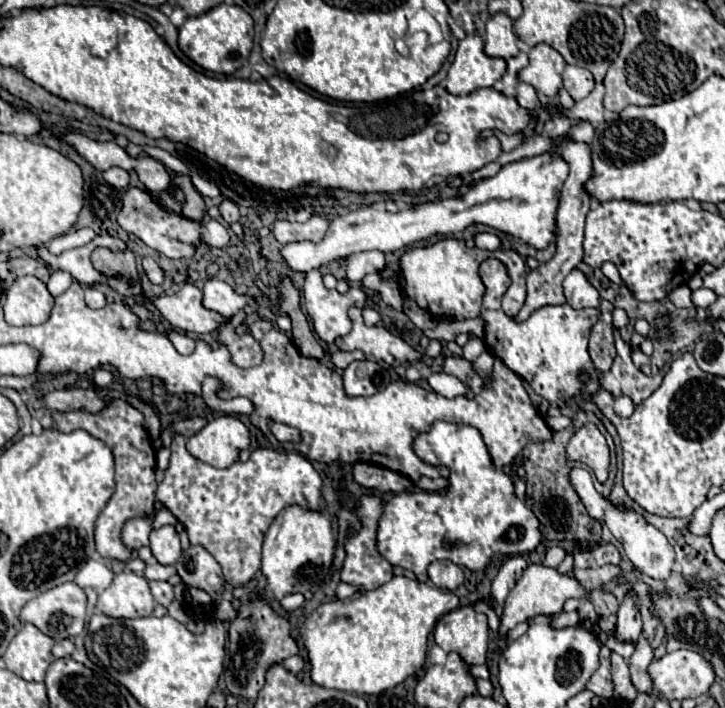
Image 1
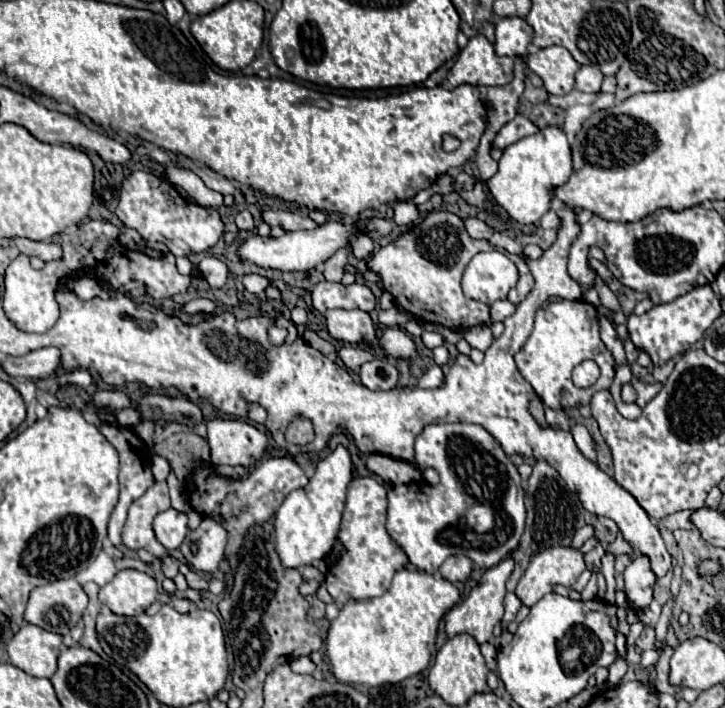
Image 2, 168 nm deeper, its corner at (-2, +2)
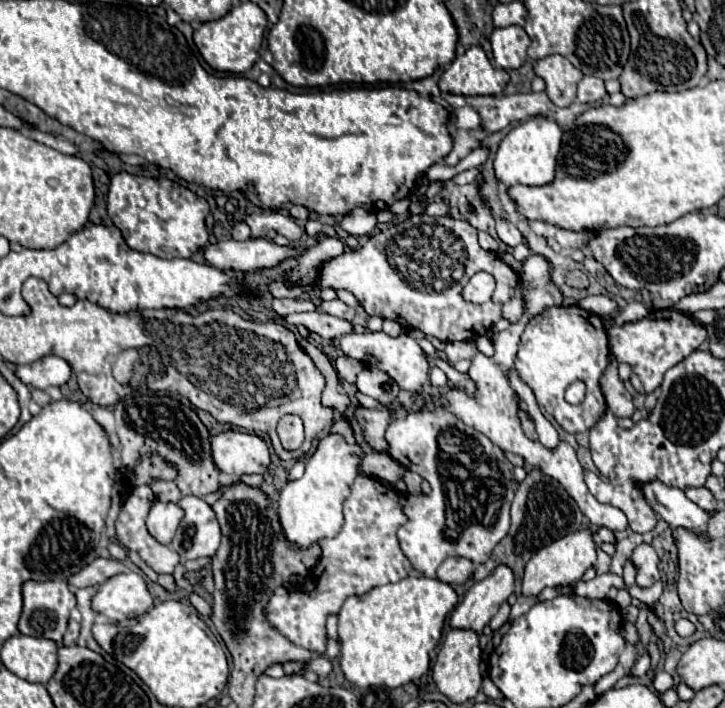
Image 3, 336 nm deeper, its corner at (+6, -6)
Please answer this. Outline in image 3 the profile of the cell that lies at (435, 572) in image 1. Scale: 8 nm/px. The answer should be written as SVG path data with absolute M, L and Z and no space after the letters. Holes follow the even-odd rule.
M449 557L437 569L437 579L443 583L465 583L473 573L473 563L463 557Z

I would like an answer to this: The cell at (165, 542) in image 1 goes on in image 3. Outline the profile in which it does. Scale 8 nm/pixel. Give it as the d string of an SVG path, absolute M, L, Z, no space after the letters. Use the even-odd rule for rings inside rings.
M155 501L147 517L147 529L155 541L159 541L161 545L169 545L173 541L173 533L177 531L181 517L183 511L175 503Z

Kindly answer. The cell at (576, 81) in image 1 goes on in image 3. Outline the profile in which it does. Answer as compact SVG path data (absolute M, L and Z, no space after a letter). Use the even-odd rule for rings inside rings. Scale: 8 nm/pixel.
M585 75L579 85L577 85L577 99L581 103L595 103L607 97L607 91L603 87L603 81L597 77L589 77Z

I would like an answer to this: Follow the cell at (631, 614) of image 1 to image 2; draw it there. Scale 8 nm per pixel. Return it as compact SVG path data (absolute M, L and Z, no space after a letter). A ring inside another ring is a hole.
M637 553L625 567L625 593L633 609L645 609L653 597L653 585L657 577L651 569L649 557Z

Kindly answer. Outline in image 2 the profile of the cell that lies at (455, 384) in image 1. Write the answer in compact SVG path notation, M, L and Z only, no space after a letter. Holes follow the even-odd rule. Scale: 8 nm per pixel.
M434 364L429 367L425 373L423 373L423 377L417 381L417 385L415 387L439 387L443 383L443 371L439 365Z

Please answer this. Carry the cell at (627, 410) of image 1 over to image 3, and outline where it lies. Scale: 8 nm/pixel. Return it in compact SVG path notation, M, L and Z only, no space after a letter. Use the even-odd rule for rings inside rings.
M611 355L611 361L605 369L605 373L601 375L601 391L605 395L607 407L613 411L615 417L631 417L635 407L631 403L631 395L627 393L627 389L623 387L619 375L617 375L617 359Z

